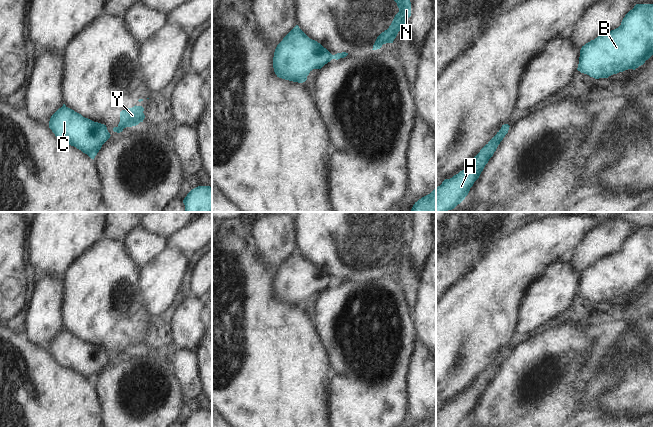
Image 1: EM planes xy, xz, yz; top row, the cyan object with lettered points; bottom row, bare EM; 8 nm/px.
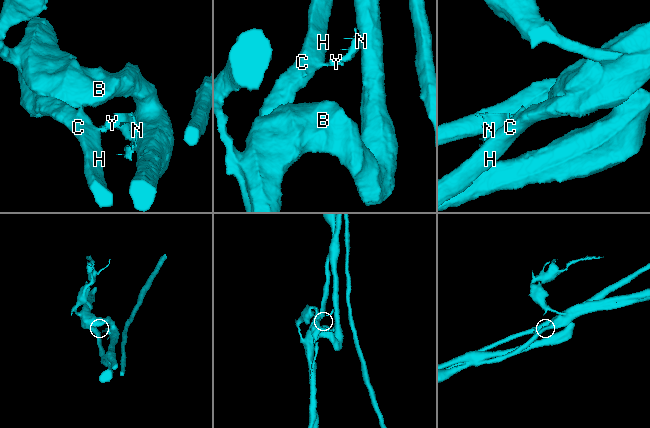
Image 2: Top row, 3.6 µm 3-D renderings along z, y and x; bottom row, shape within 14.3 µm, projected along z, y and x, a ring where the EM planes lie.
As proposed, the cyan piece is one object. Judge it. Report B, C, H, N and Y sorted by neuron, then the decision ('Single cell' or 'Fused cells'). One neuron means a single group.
Groups: B C H / N Y. Fused cells

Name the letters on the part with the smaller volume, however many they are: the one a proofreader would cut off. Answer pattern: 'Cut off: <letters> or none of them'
Cut off: N, Y

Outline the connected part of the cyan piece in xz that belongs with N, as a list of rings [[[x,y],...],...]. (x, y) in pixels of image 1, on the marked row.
[[[394,0],[397,3],[399,12],[395,15],[391,25],[387,30],[382,32],[376,39],[373,49],[377,50],[383,44],[393,43],[398,32],[406,26],[408,18],[411,16],[411,2],[410,0]]]

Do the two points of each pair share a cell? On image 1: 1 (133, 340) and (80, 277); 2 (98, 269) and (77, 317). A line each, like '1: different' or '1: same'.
1: same
2: same

